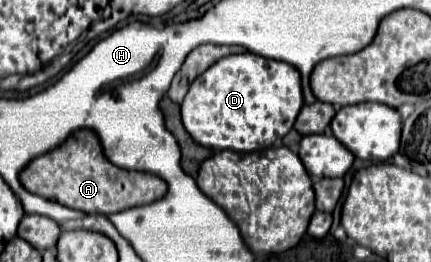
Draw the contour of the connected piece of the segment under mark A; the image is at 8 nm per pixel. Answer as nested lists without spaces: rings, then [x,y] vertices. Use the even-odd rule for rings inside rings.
[[[89,128],[73,132],[59,148],[29,162],[19,180],[29,192],[37,196],[55,200],[73,210],[105,216],[127,208],[151,204],[163,198],[167,192],[167,182],[161,180],[159,176],[149,172],[125,170],[111,164],[103,154],[99,136]]]

